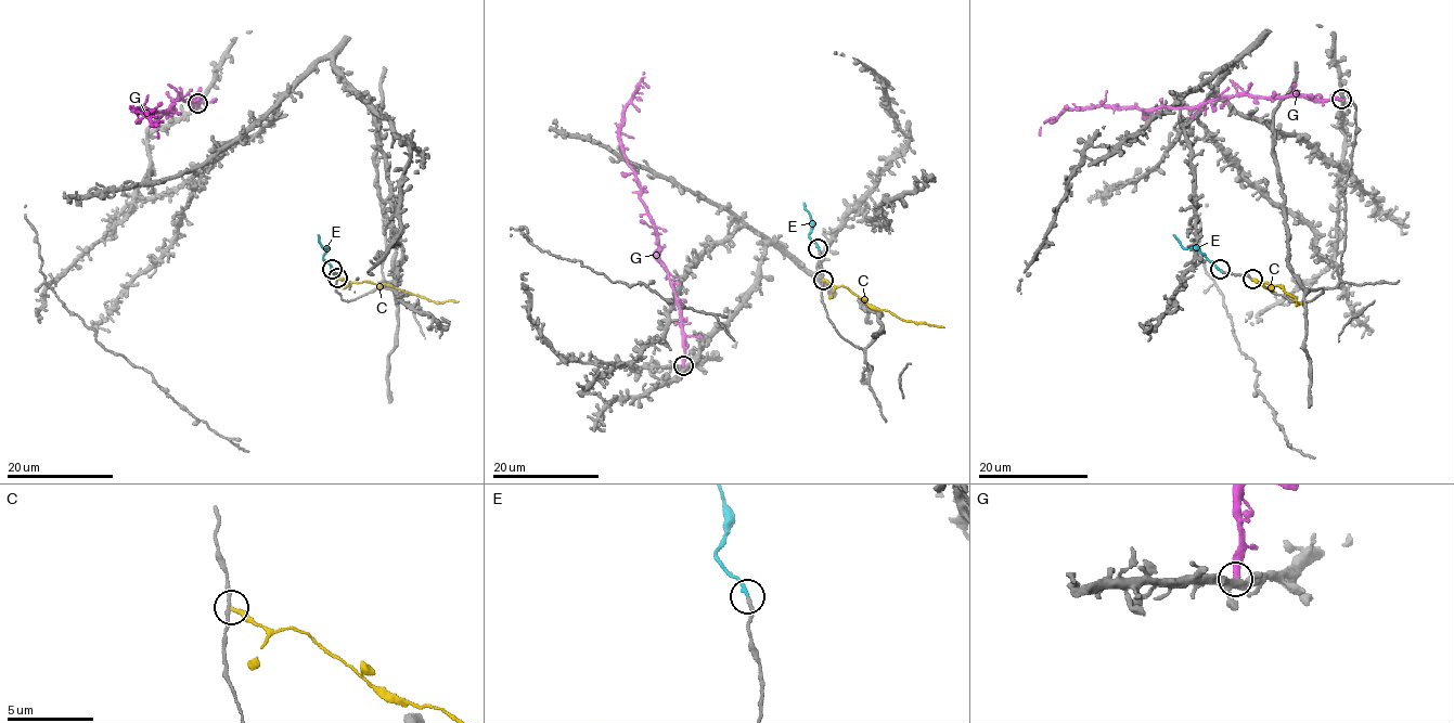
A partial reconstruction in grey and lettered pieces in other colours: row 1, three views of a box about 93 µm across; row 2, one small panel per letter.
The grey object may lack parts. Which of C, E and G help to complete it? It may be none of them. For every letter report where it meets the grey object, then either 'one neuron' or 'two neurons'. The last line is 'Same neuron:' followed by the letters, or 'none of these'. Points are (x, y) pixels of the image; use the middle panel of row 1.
C: meets grey at (823, 280); two neurons
E: meets grey at (818, 248); one neuron
G: meets grey at (683, 365); two neurons
Same neuron: E

